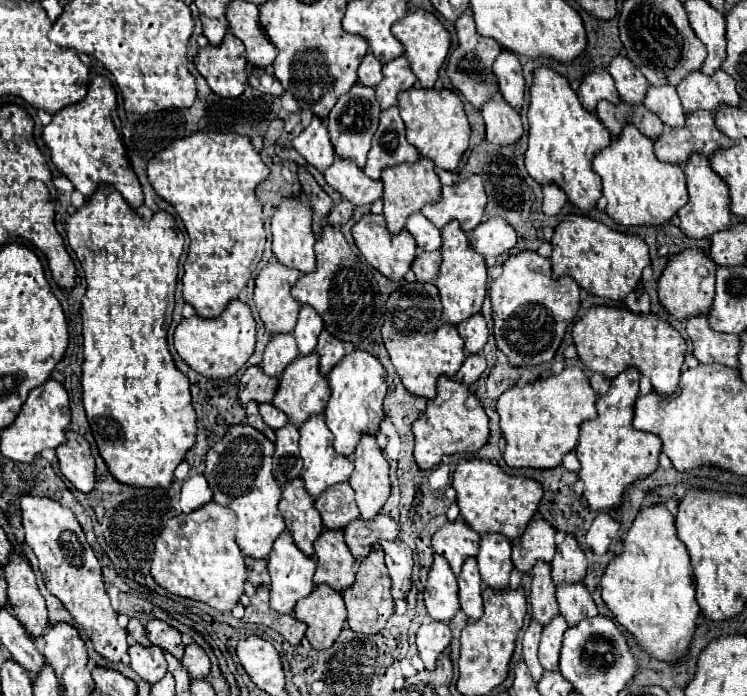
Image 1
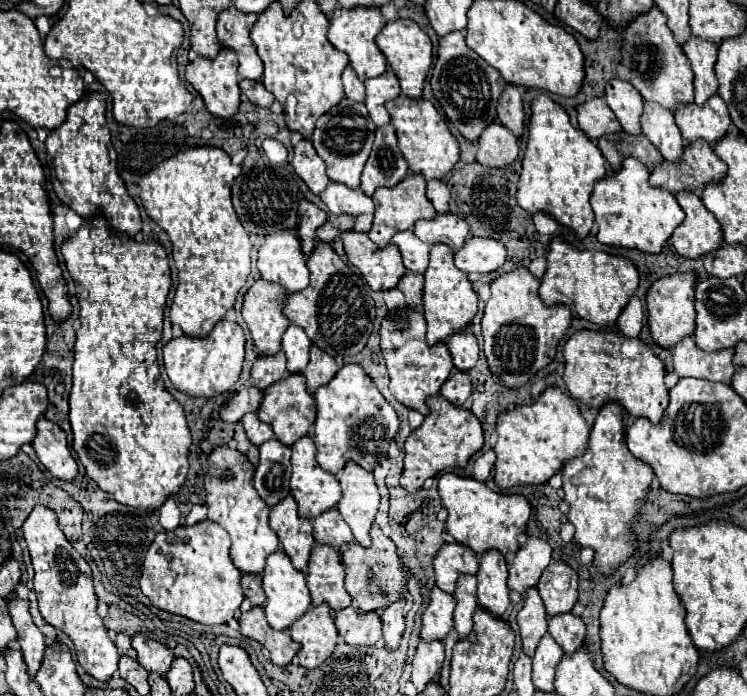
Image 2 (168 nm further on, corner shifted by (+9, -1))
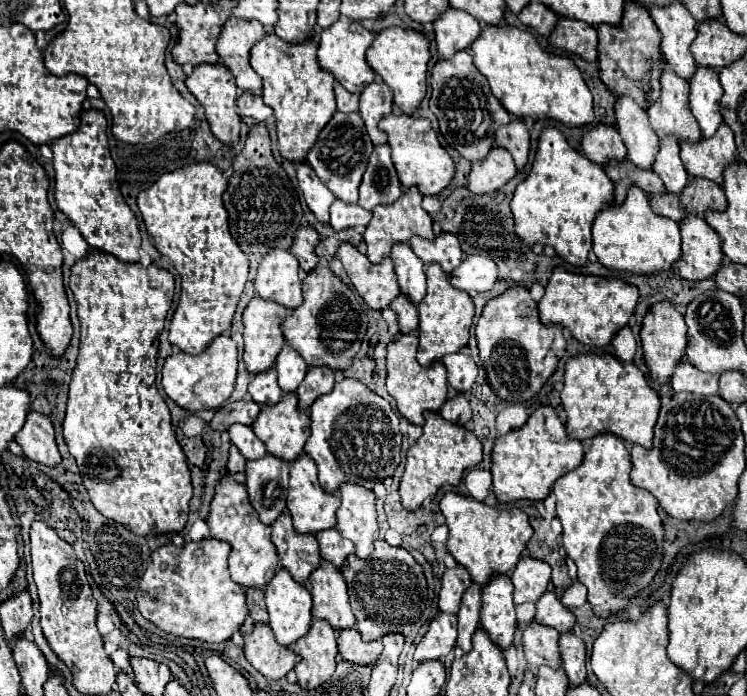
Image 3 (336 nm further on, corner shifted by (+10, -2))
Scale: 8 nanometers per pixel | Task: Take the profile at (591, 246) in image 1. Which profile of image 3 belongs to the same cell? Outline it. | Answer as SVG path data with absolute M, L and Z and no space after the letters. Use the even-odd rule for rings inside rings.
M555 267L547 285L545 295L539 301L539 317L543 323L559 323L571 329L571 335L587 345L605 347L613 335L625 327L635 311L639 289L623 279L609 279L601 275L571 273L565 267Z

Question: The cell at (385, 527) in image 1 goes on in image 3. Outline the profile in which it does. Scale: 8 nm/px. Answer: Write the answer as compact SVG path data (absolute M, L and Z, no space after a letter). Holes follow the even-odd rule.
M375 541L375 551L369 559L349 555L343 577L349 587L349 603L355 613L355 627L365 641L381 639L387 633L411 631L411 625L421 621L427 605L427 581L421 565L403 547L391 547L387 541ZM367 565L385 565L385 571L363 571Z

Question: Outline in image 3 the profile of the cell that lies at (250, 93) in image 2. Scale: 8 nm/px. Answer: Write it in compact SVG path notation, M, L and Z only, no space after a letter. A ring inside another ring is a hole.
M249 91L241 93L241 97L237 99L237 105L239 105L241 115L253 117L255 121L265 121L267 117L273 115L273 111L263 103L263 97L255 95L255 93L249 93Z

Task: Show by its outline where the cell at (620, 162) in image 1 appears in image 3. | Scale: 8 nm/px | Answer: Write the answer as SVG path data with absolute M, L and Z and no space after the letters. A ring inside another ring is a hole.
M629 187L627 197L621 205L611 203L605 207L605 211L597 213L593 221L593 253L609 269L645 275L667 271L681 257L679 223L669 217L657 215L651 209L645 191L641 191L639 187Z

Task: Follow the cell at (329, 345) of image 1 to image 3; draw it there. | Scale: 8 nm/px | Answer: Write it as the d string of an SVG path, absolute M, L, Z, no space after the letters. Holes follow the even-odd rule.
M309 367L303 383L297 389L299 407L309 409L311 403L319 395L333 389L333 383L335 383L335 375L333 375L333 371L329 371L329 367Z

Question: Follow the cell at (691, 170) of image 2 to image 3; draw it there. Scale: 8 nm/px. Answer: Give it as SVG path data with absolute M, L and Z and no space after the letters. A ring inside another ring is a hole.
M691 177L681 193L665 191L665 193L653 195L649 201L653 211L665 217L671 217L677 223L691 213L703 215L707 209L723 211L727 207L727 197L723 187L705 177Z

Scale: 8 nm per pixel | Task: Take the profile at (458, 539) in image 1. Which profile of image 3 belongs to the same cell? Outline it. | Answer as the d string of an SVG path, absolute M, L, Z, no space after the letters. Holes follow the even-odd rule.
M455 565L443 573L439 591L439 609L447 613L457 613L463 591L471 585L471 575L463 565Z

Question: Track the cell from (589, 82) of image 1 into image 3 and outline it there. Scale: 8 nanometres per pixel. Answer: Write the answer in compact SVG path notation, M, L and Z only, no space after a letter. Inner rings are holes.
M595 125L583 133L581 139L583 153L599 165L605 165L611 159L623 161L627 157L621 135L611 125Z

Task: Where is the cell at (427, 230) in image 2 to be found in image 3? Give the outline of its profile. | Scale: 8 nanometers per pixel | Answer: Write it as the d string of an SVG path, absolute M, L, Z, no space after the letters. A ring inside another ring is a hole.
M443 231L435 239L423 239L419 235L413 235L409 245L415 251L415 255L425 261L425 265L441 263L441 267L443 267L443 271L447 271L447 275L463 261L463 251L459 247L459 239L447 231Z

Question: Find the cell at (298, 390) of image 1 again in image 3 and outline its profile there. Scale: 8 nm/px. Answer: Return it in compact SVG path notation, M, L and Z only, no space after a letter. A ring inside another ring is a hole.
M285 393L279 403L263 405L253 431L267 445L267 453L293 461L309 439L309 415L297 405L297 393Z

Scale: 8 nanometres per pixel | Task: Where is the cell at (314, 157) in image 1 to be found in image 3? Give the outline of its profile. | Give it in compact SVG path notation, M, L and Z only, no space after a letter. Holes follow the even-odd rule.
M307 161L297 163L297 179L299 179L299 187L305 195L309 209L317 215L319 221L327 223L329 221L329 207L331 207L335 195L321 183L321 179L317 179L313 167L309 167Z

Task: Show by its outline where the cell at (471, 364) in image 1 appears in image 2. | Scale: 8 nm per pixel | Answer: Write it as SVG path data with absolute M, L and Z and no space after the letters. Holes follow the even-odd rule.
M452 372L452 376L444 382L444 386L440 388L440 396L444 396L450 404L454 406L464 406L466 400L470 398L472 394L472 384L470 384L470 378L466 372Z

